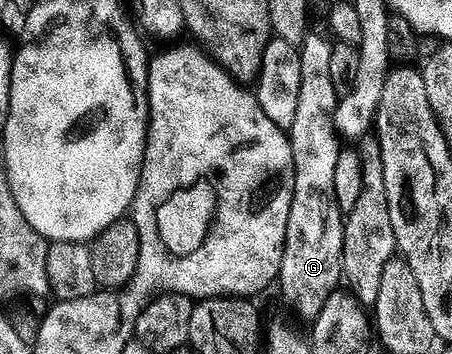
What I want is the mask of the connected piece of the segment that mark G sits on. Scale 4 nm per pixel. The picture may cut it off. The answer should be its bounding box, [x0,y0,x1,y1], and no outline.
[277,31,344,319]

